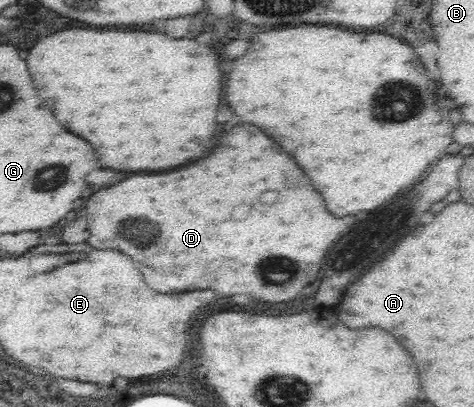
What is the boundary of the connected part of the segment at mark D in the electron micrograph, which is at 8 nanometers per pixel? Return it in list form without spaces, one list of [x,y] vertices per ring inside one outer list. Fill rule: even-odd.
[[[239,124],[231,132],[225,132],[213,148],[213,154],[207,154],[205,162],[201,160],[167,174],[131,176],[107,190],[95,192],[85,204],[85,216],[89,224],[87,244],[97,250],[119,250],[131,256],[147,286],[161,294],[211,288],[223,296],[251,294],[263,302],[297,298],[303,286],[317,280],[327,250],[357,222],[357,216],[333,218],[325,210],[321,196],[311,188],[303,170],[281,146],[253,124]],[[265,190],[279,192],[279,200],[273,206],[259,202],[259,194]],[[147,226],[155,230],[153,236],[143,236],[143,240],[139,240],[139,234],[149,230]]]

